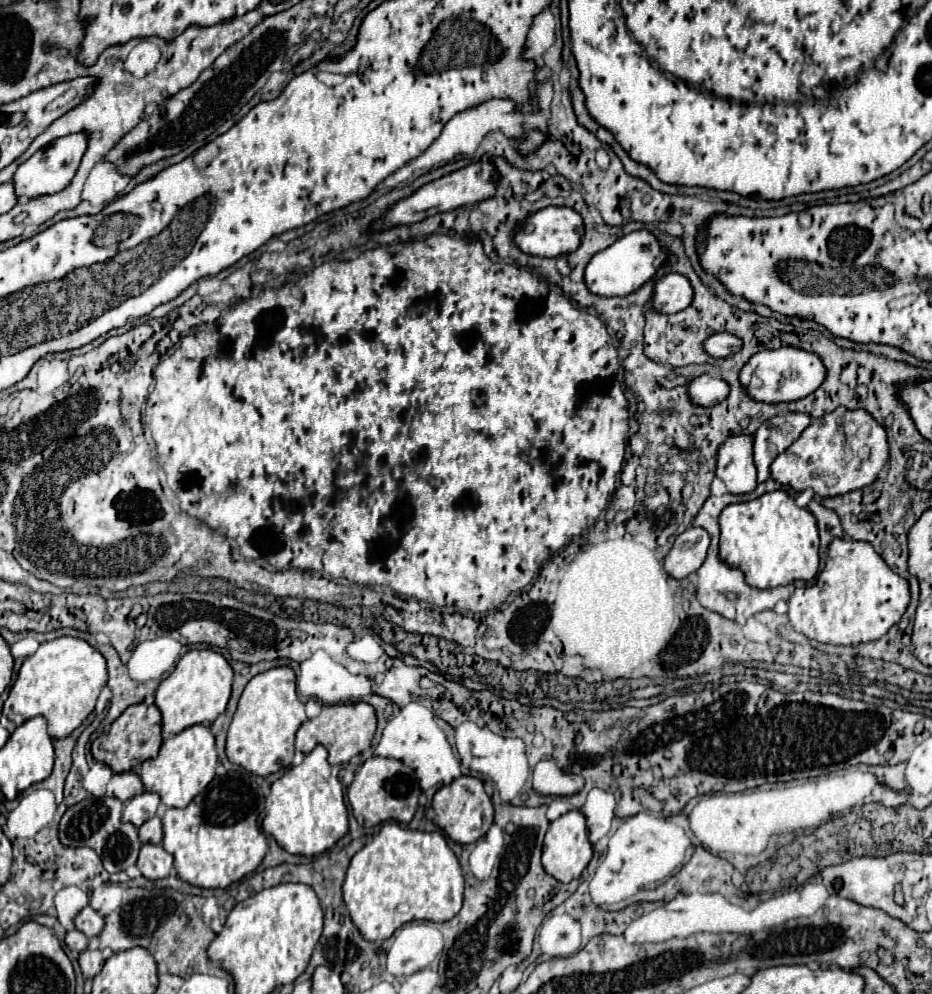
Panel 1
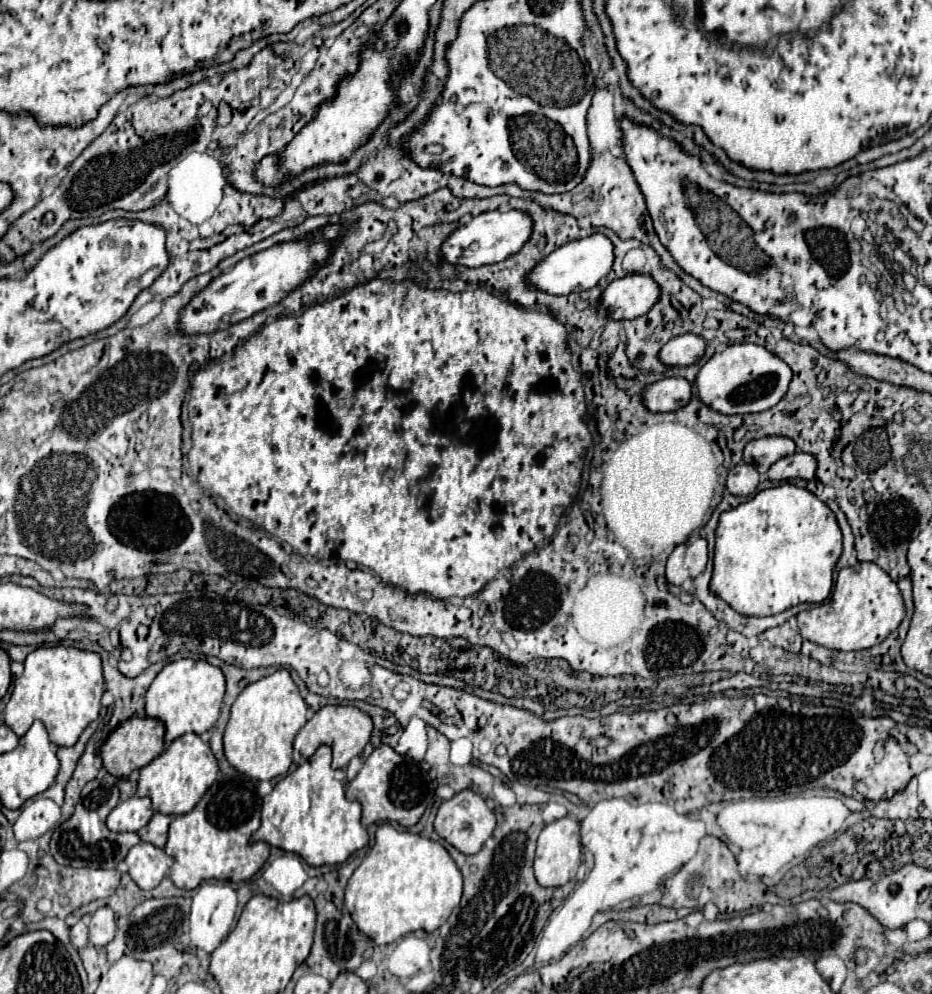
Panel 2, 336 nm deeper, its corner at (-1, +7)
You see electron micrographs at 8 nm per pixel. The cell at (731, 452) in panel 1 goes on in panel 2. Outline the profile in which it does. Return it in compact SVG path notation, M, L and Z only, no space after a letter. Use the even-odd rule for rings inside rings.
M739 463L729 471L727 477L727 491L737 497L747 497L751 495L759 485L759 473L755 467L747 463Z

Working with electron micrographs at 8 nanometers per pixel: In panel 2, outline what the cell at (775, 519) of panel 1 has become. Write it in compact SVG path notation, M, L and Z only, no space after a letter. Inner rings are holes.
M781 483L719 517L709 589L745 617L769 617L799 603L823 603L843 551L835 513L811 491Z

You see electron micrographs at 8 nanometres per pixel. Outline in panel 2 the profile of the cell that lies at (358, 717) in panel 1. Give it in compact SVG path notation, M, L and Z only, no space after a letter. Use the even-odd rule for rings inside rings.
M327 705L319 709L313 719L309 719L303 729L295 737L295 751L303 757L311 757L321 745L329 745L333 749L333 769L347 767L349 761L361 755L363 747L367 745L373 731L373 721L369 715L359 711L357 707L343 707L343 705Z

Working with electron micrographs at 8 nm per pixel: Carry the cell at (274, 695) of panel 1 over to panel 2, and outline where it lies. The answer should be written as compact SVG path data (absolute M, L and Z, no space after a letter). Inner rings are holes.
M279 669L251 685L247 685L231 707L231 717L225 727L223 747L231 767L239 773L267 781L285 775L291 767L293 739L297 731L307 723L307 705L299 695L287 669Z

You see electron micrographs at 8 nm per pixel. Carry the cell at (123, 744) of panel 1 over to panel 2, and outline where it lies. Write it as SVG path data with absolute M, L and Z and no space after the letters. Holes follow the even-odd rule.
M133 715L131 719L127 719L127 723L121 723L103 743L101 747L103 767L107 769L109 775L125 779L131 775L131 771L149 765L163 751L163 737L165 737L165 725L159 719Z

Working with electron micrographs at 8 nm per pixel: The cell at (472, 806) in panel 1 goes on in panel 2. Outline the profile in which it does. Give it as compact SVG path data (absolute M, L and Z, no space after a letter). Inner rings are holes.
M461 791L453 799L441 803L435 817L435 831L463 855L475 855L495 829L495 813L473 791Z

